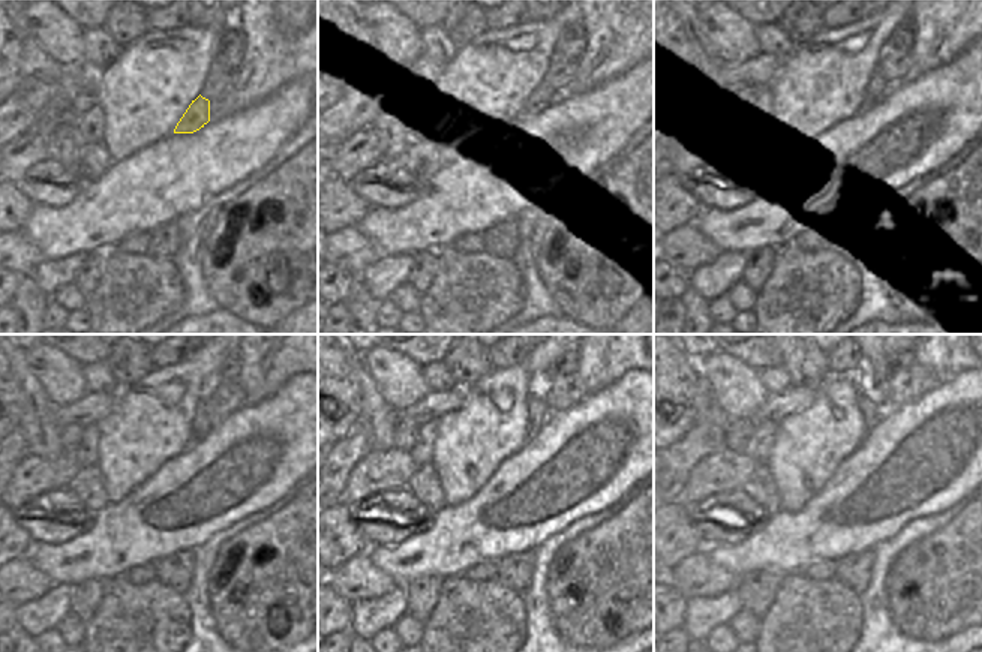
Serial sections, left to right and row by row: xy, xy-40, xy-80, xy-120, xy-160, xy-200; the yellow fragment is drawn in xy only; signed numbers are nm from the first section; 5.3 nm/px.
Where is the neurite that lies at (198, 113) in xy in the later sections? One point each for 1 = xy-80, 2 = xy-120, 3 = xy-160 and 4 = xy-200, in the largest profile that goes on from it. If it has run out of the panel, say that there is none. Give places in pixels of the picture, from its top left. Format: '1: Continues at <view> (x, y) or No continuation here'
1: Continues at xy-80 (876, 89)
2: Continues at xy-120 (203, 421)
3: Continues at xy-160 (538, 412)
4: Continues at xy-200 (870, 403).

